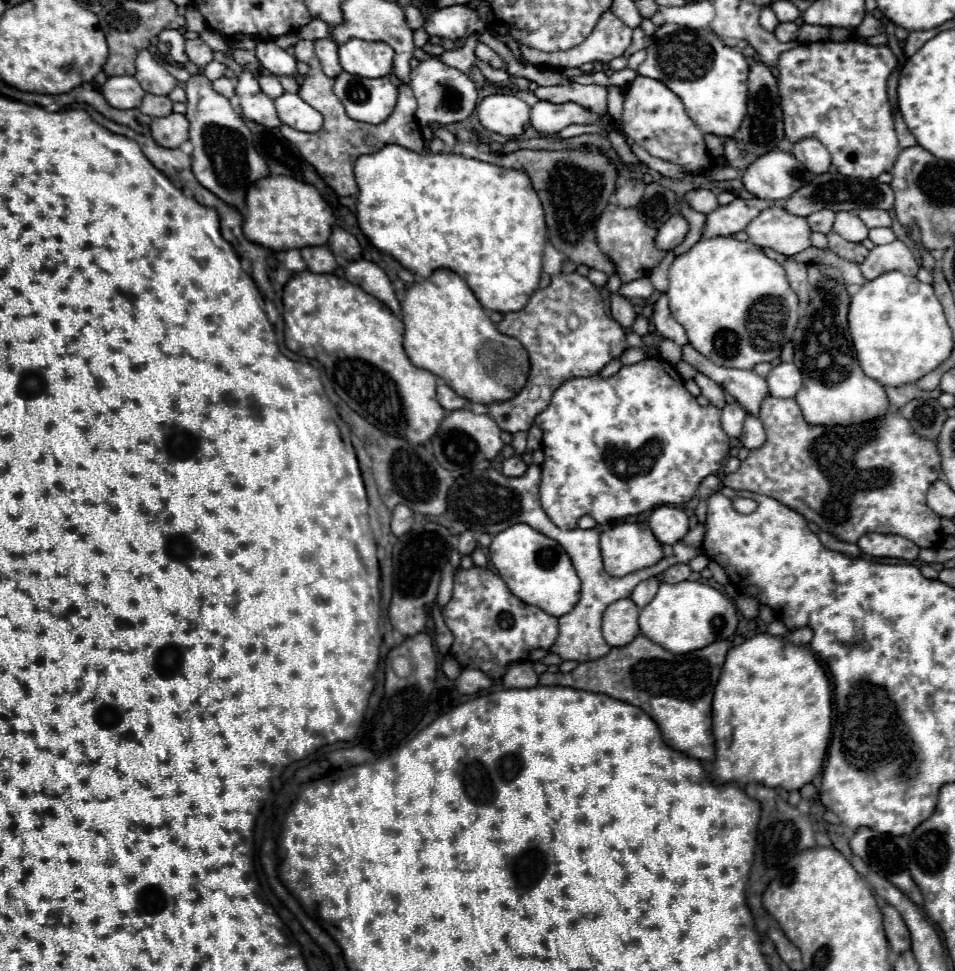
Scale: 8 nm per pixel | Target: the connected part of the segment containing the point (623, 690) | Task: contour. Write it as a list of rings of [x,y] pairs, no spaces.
[[[640,634],[630,644],[622,648],[610,648],[606,656],[582,662],[568,674],[544,672],[540,674],[540,684],[558,684],[608,694],[638,706],[658,722],[664,734],[664,742],[670,748],[680,750],[692,758],[712,762],[716,752],[712,736],[712,694],[728,650],[728,640],[716,640],[690,654],[672,654]]]

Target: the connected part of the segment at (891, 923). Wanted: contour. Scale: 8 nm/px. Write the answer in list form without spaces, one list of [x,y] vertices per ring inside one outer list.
[[[884,906],[882,908],[884,914],[884,930],[886,930],[886,938],[890,942],[890,948],[894,954],[902,954],[910,950],[910,934],[908,928],[902,920],[902,916],[896,912],[896,908],[892,906]]]

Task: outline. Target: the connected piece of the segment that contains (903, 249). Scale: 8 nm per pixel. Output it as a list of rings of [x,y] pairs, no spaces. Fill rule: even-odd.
[[[894,240],[884,246],[876,246],[868,254],[868,258],[860,264],[860,268],[868,280],[874,280],[880,274],[890,272],[890,270],[900,270],[906,276],[916,276],[920,270],[912,250],[900,240]]]

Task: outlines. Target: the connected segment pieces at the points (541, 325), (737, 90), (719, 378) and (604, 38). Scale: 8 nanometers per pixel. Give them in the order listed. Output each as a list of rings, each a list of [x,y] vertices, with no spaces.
[[[578,272],[552,274],[552,282],[546,288],[536,290],[522,310],[504,314],[498,322],[498,332],[520,340],[526,348],[530,376],[520,394],[504,402],[488,404],[488,414],[502,430],[510,434],[528,430],[534,418],[550,404],[552,394],[560,384],[570,378],[598,374],[612,358],[622,356],[626,350],[624,328],[608,316],[610,312],[602,292]]]
[[[664,24],[656,30],[646,50],[648,56],[640,64],[638,74],[666,84],[684,102],[688,116],[704,134],[734,136],[746,116],[746,78],[750,70],[736,48],[726,46],[708,28],[690,30],[678,24]]]
[[[690,344],[682,346],[682,358],[688,364],[692,364],[698,372],[718,382],[728,394],[732,394],[738,400],[740,406],[744,406],[748,414],[758,416],[762,400],[768,396],[768,386],[762,376],[754,374],[754,370],[736,370],[712,364],[712,360],[696,352]]]
[[[606,10],[598,24],[594,26],[594,30],[590,32],[590,36],[580,42],[576,48],[570,48],[568,52],[536,52],[536,48],[528,48],[526,44],[520,44],[520,60],[524,66],[538,66],[538,68],[548,68],[548,70],[566,70],[566,68],[580,68],[584,64],[592,64],[592,62],[610,62],[616,56],[622,56],[626,52],[626,48],[630,46],[630,38],[632,38],[632,30],[618,20],[610,10]]]

